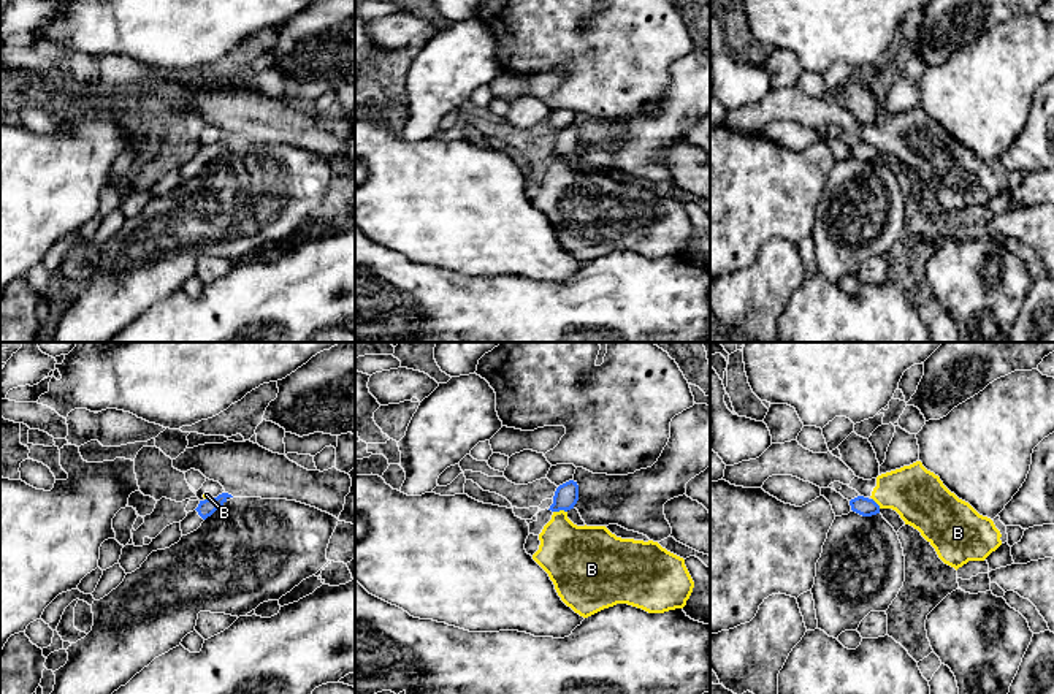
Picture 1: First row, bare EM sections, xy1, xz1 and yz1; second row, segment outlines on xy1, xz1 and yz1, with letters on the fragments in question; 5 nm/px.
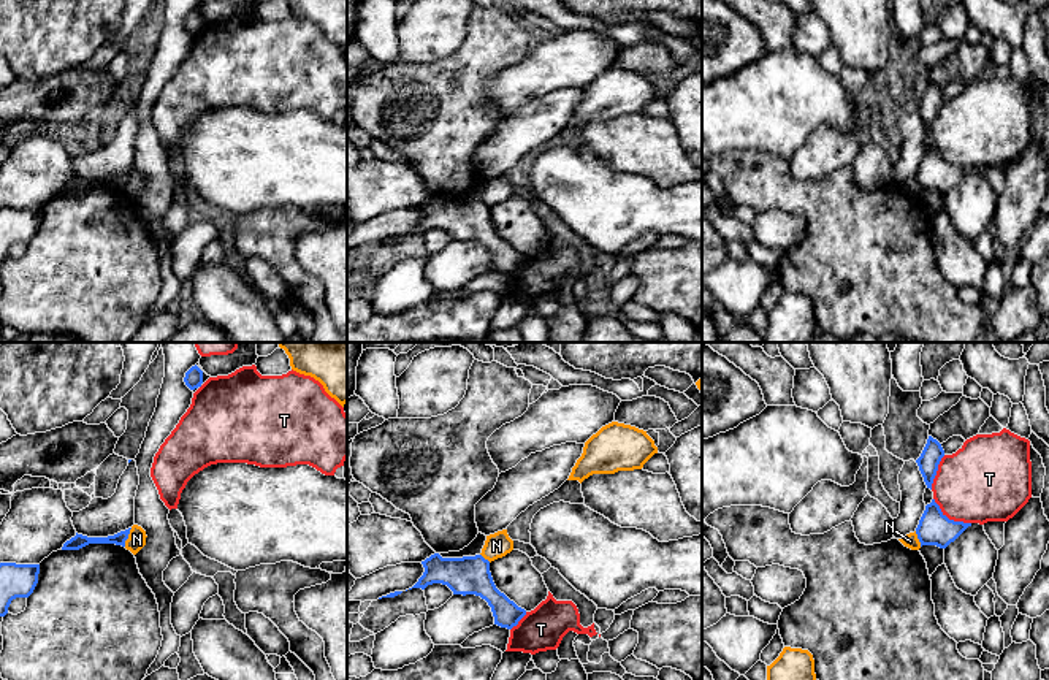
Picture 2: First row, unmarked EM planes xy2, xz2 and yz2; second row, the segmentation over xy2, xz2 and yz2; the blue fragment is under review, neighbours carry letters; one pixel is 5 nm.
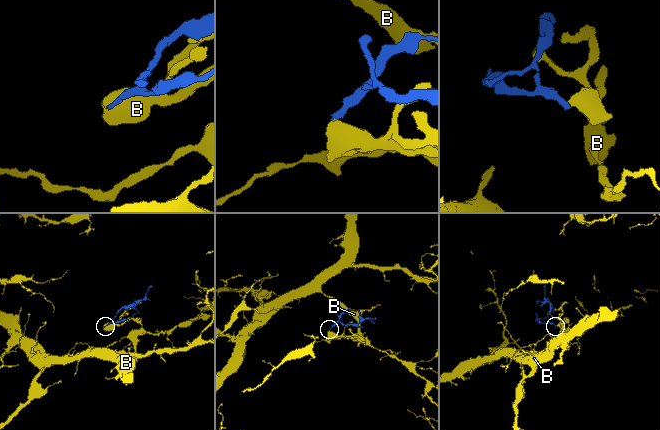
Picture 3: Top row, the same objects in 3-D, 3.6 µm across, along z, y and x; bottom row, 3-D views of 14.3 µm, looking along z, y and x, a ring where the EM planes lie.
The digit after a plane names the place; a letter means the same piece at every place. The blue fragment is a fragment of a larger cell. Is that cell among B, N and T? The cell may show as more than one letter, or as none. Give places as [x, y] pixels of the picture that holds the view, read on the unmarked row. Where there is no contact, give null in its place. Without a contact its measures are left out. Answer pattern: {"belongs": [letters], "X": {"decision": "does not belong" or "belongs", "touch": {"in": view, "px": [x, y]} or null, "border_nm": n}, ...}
{"belongs": [], "B": {"decision": "does not belong", "touch": {"in": "xz1", "px": [560, 154]}, "border_nm": 70}, "N": {"decision": "does not belong", "touch": {"in": "xy2", "px": [127, 183]}, "border_nm": 100}, "T": {"decision": "does not belong", "touch": {"in": "yz2", "px": [948, 164]}, "border_nm": 240}}

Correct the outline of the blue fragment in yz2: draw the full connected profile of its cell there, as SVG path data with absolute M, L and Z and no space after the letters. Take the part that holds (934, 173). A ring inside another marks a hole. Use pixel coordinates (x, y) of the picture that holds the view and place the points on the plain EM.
M932 144L916 173L917 184L922 190L936 190L946 193L954 187L971 168L949 165Z

